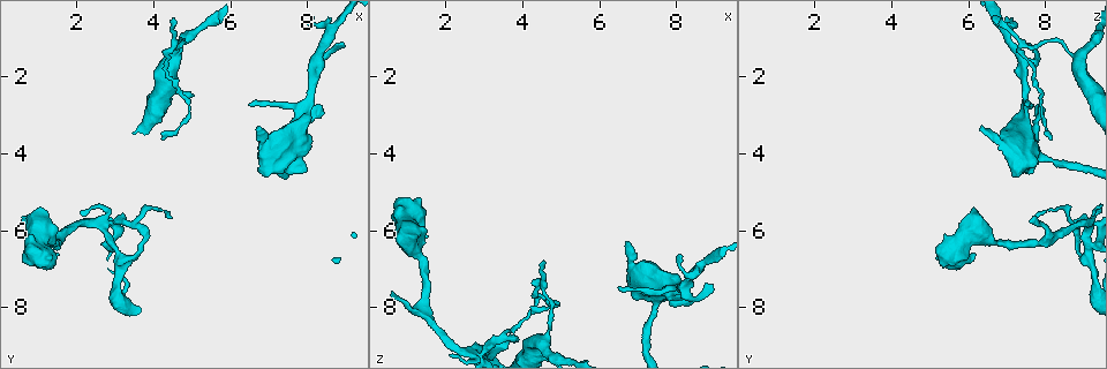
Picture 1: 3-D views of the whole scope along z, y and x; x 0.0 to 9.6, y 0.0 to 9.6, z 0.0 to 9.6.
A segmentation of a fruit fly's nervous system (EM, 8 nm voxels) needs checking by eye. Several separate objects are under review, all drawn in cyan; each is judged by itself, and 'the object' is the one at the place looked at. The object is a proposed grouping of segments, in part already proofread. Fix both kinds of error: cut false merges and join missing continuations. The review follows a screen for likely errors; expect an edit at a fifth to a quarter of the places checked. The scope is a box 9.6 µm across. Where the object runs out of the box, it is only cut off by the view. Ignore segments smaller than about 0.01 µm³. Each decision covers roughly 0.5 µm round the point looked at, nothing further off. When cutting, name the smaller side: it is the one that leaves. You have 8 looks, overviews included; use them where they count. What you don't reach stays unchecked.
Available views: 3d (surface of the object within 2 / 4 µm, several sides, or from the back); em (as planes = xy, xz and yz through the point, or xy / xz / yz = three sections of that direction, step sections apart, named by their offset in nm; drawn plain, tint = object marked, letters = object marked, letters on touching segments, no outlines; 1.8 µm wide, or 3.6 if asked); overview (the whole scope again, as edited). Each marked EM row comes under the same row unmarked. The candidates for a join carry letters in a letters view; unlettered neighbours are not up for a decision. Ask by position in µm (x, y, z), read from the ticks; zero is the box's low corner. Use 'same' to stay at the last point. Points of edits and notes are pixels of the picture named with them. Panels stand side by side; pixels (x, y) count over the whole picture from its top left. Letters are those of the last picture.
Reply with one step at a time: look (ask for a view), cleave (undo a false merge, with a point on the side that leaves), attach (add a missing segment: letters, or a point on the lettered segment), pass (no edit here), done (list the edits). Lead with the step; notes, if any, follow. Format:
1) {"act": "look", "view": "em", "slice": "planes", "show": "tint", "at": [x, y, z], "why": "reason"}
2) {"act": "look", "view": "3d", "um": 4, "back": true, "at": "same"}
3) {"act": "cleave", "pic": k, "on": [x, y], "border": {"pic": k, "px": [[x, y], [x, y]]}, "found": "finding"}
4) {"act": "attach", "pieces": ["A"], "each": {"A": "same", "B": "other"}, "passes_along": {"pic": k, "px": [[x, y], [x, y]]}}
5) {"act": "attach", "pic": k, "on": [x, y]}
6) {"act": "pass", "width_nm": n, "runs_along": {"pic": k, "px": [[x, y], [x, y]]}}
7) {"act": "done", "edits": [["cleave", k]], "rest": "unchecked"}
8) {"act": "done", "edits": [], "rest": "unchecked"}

{"act": "look", "view": "em", "slice": "xz", "step": 16, "show": "letters", "at": [0.60, 5.75, 7.60], "why": "free end"}

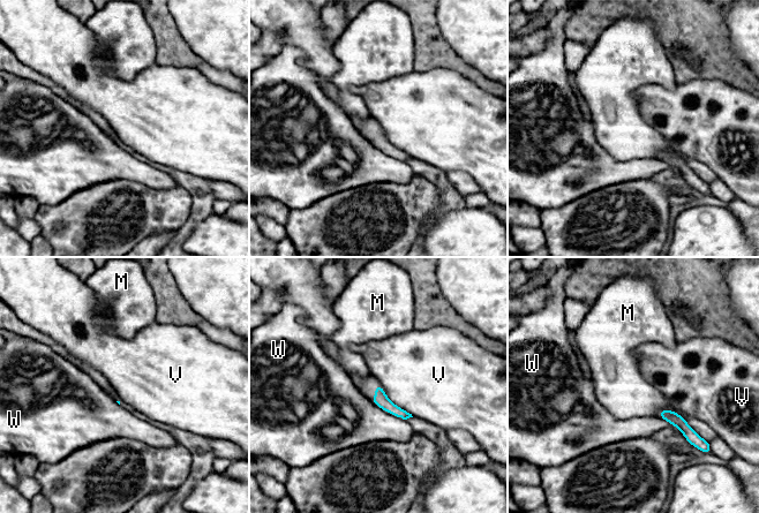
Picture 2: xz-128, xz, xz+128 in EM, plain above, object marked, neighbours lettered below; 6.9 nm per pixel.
{"act": "look", "view": "em", "slice": "planes", "show": "letters", "at": "same"}

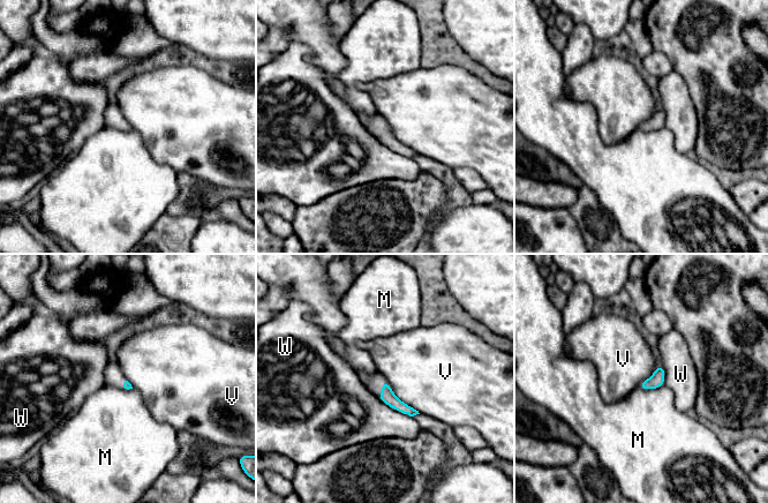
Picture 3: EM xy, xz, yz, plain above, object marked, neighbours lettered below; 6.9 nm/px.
{"act": "pass", "each": {"M": "other", "V": "other", "W": "other"}, "border": {"pic": 3, "px": [[385, 380], [401, 400], [420, 413]]}, "found": "no lettered segment goes on from it"}

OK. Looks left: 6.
{"act": "look", "view": "em", "slice": "planes", "show": "letters", "at": [1.45, 6.65, 6.15], "why": "thick end"}

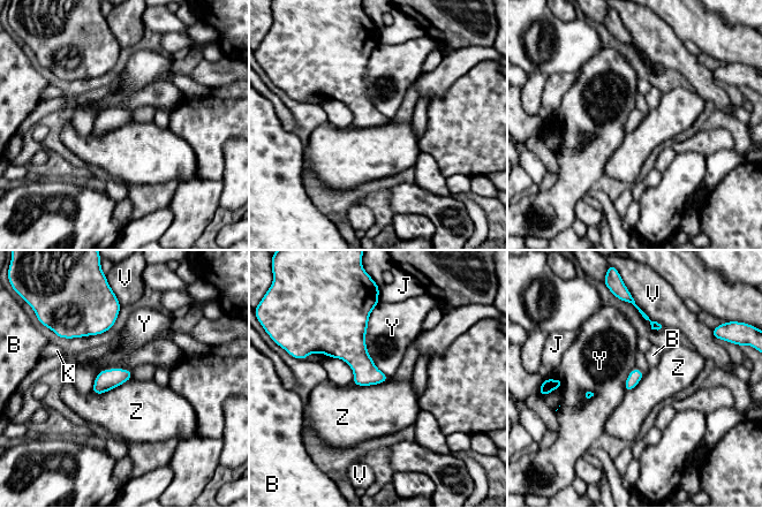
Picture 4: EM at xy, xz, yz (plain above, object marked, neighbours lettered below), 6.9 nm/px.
{"act": "pass", "each": {"B": "other", "J": "other", "K": "other", "V": "other", "Y": "other", "Z": "other"}, "found": "no lettered segment goes on from it"}

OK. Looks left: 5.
{"act": "look", "view": "3d", "um": 2, "at": [2.45, 5.75, 9.20], "why": "sharp bend"}

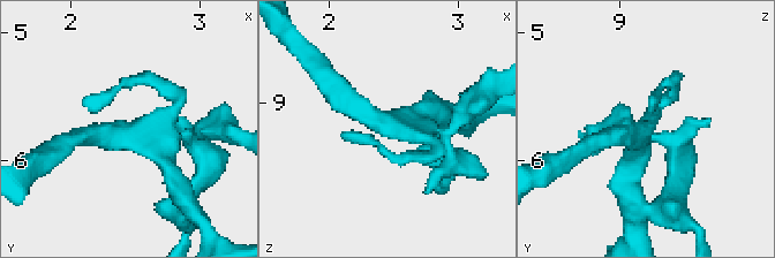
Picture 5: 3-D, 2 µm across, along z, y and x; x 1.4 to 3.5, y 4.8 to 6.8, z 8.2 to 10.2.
{"act": "look", "view": "em", "slice": "planes", "show": "letters", "at": [2.40, 5.80, 9.14]}

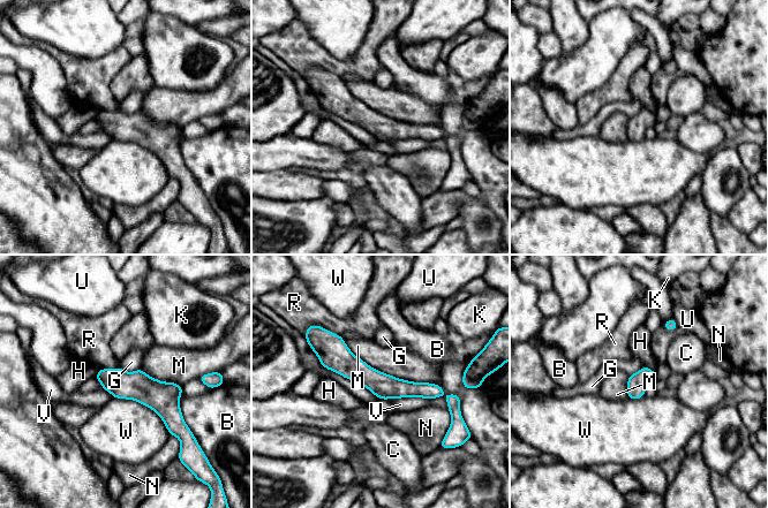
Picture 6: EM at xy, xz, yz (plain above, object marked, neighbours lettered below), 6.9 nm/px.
{"act": "pass", "each": {"B": "other", "C": "other", "G": "other", "H": "other", "K": "other", "M": "other", "N": "other", "R": "other", "U": "other", "V": "other", "W": "other"}, "found": "one neuron here"}

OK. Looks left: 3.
{"act": "look", "view": "3d", "um": 2, "at": [4.20, 3.55, 8.10], "why": "an open end"}

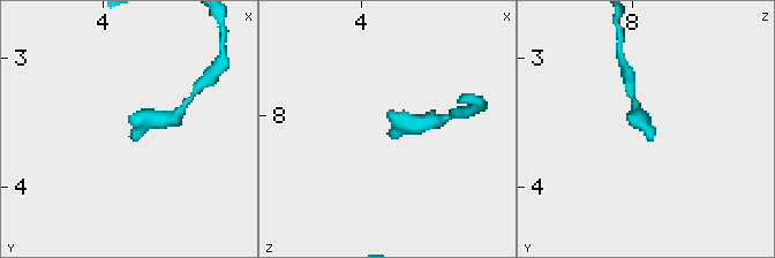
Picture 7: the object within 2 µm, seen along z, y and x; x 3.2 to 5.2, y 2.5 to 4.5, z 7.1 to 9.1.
{"act": "look", "view": "em", "um": 3.6, "slice": "planes", "show": "letters", "at": [4.26, 3.64, 8.08], "why": "need the tissue"}

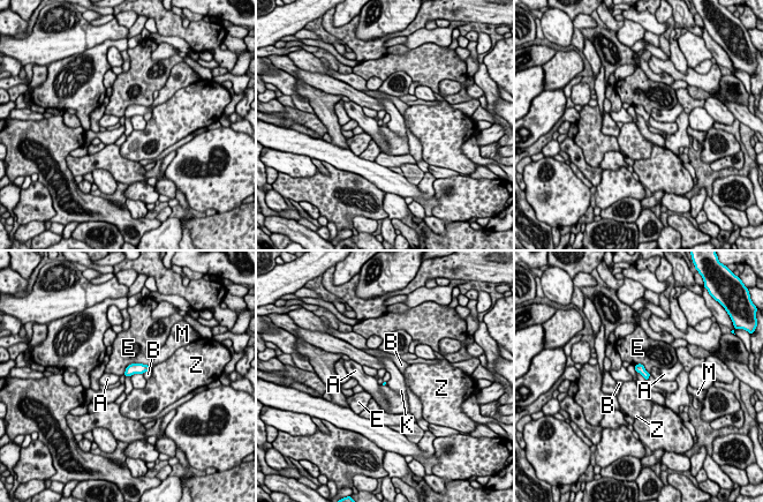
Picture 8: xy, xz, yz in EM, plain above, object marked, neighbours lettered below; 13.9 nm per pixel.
{"act": "pass", "width_nm": 50, "each": {"A": "other", "B": "other", "E": "other", "K": "other", "M": "other", "Z": "other"}, "border": {"pic": 8, "px": [[142, 373], [130, 375]]}, "found": "no lettered segment goes on from it"}

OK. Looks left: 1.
{"act": "done", "edits": [], "rest": "unchecked"}

